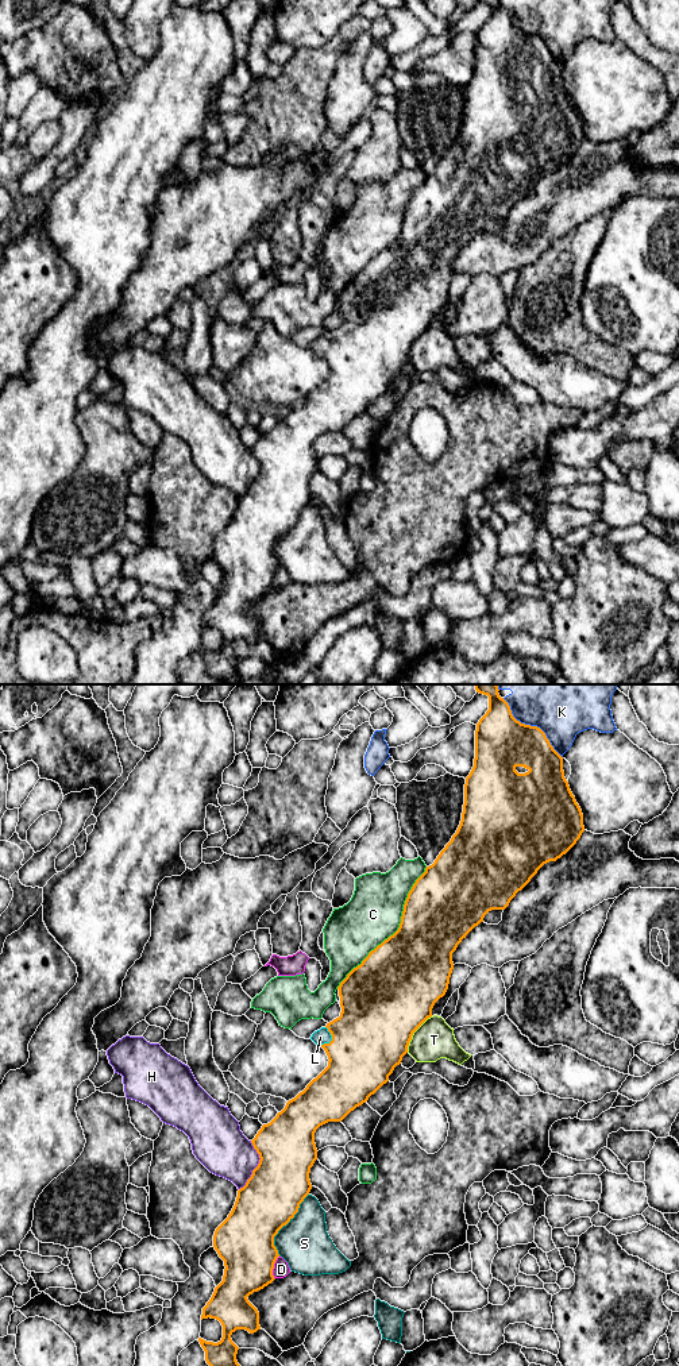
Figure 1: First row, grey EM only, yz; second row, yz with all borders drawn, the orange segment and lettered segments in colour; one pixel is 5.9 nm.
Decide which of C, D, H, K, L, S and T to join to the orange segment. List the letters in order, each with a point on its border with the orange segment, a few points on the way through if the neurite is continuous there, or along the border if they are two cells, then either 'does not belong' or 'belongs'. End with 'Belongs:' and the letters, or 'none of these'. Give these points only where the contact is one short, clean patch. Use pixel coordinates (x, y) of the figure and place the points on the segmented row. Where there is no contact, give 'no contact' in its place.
C: meets orange in yz at (397, 930); does not belong
D: meets orange in yz at (273, 1268); does not belong
H: meets orange in yz at (258, 1165); does not belong
K: meets orange in yz at (532, 726); does not belong
L: meets orange in yz at (332, 1038); runs through yz (371, 1035), (332, 1038), (320, 1037); belongs
S: meets orange in yz at (285, 1224); does not belong
T: meets orange in yz at (412, 1034); border along yz (431, 1015), (413, 1033), (406, 1052); does not belong
Belongs: L

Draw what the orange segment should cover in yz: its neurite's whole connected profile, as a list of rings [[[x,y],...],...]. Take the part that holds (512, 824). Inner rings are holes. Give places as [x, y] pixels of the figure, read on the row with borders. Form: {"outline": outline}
{"outline": [[[475,684],[475,690],[489,696],[489,710],[477,723],[475,759],[466,777],[460,825],[435,863],[425,868],[409,891],[398,930],[371,950],[337,987],[340,1016],[310,1037],[325,1050],[328,1066],[289,1100],[270,1123],[263,1124],[251,1141],[259,1154],[259,1164],[246,1185],[238,1191],[231,1213],[215,1231],[213,1247],[225,1269],[223,1281],[202,1308],[201,1320],[219,1320],[223,1338],[217,1343],[198,1338],[209,1366],[240,1366],[236,1361],[239,1347],[231,1335],[236,1330],[250,1334],[261,1330],[259,1312],[247,1297],[275,1280],[273,1269],[279,1254],[274,1236],[294,1218],[312,1189],[309,1173],[317,1159],[316,1130],[328,1122],[342,1122],[389,1081],[389,1076],[408,1053],[413,1033],[432,1016],[435,1003],[445,995],[454,969],[452,953],[462,939],[483,922],[489,911],[505,910],[544,864],[566,854],[585,831],[582,810],[564,777],[563,757],[553,749],[545,733],[537,726],[517,721],[509,703],[499,696],[497,684]]]}

